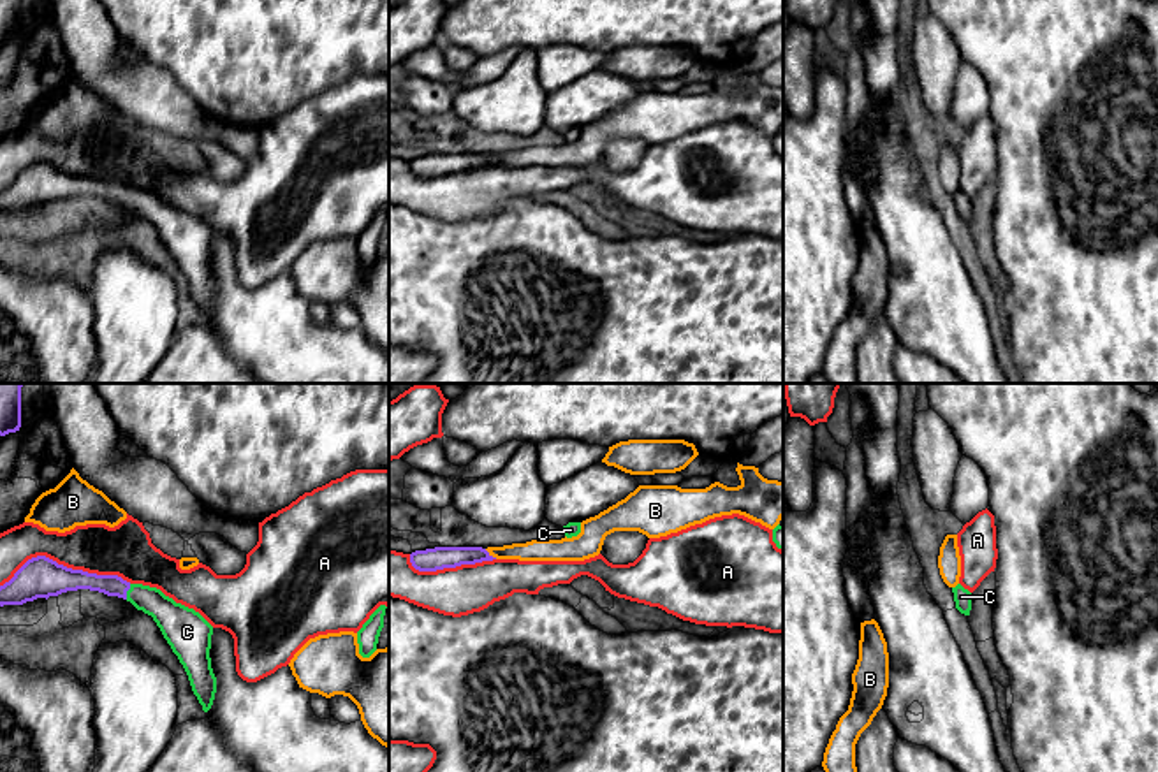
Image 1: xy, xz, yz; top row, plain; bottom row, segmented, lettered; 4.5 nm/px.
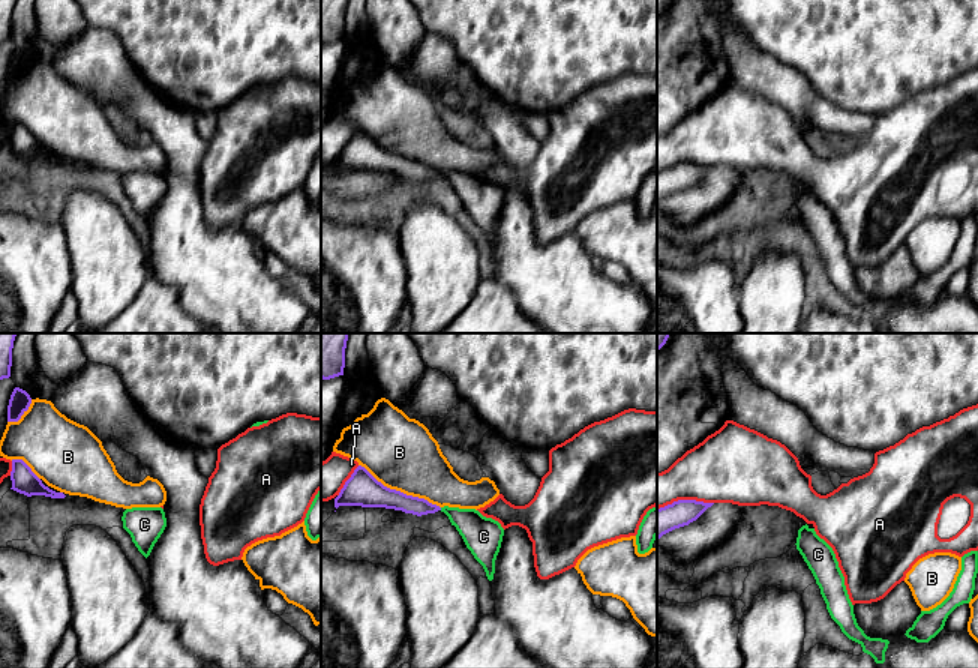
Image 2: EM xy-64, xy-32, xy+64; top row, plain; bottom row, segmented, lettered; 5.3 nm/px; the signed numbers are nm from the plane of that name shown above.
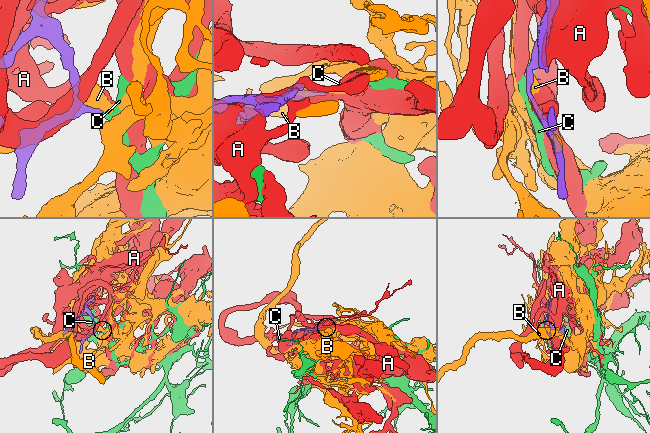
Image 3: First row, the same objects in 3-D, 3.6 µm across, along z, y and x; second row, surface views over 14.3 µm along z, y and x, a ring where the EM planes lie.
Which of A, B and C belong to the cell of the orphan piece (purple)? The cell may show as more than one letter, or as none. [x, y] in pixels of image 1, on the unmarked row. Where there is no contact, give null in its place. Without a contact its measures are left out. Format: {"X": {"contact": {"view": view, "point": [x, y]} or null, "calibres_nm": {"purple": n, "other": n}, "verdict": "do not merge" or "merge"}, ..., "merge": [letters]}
{"A": {"contact": {"view": "xy", "point": [65, 173]}, "calibres_nm": {"purple": 190, "other": 220}, "verdict": "do not merge"}, "B": {"contact": {"view": "xz", "point": [491, 162]}, "calibres_nm": {"purple": 110, "other": 100}, "verdict": "do not merge"}, "C": {"contact": {"view": "xy", "point": [127, 196]}, "calibres_nm": {"purple": 100, "other": 150}, "verdict": "merge"}, "merge": ["C"]}

